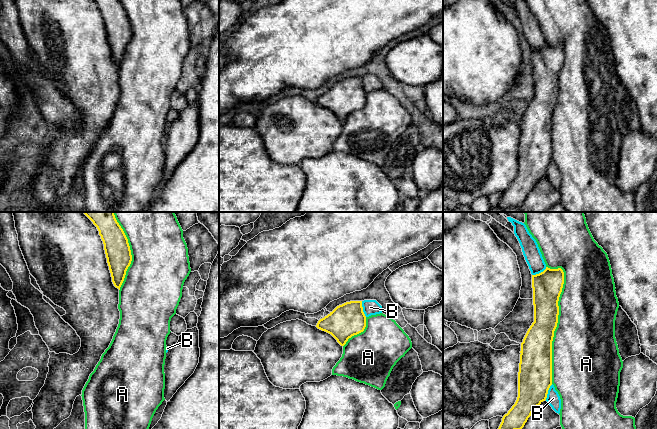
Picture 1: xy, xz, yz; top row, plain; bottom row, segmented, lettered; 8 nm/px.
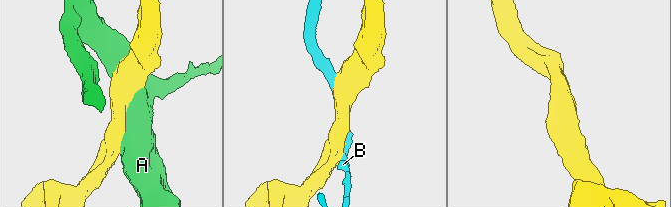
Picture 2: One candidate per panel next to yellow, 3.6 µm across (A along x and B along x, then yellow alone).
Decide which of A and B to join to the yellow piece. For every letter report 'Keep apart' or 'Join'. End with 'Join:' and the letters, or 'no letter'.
A: Join
B: Keep apart
Join: A

